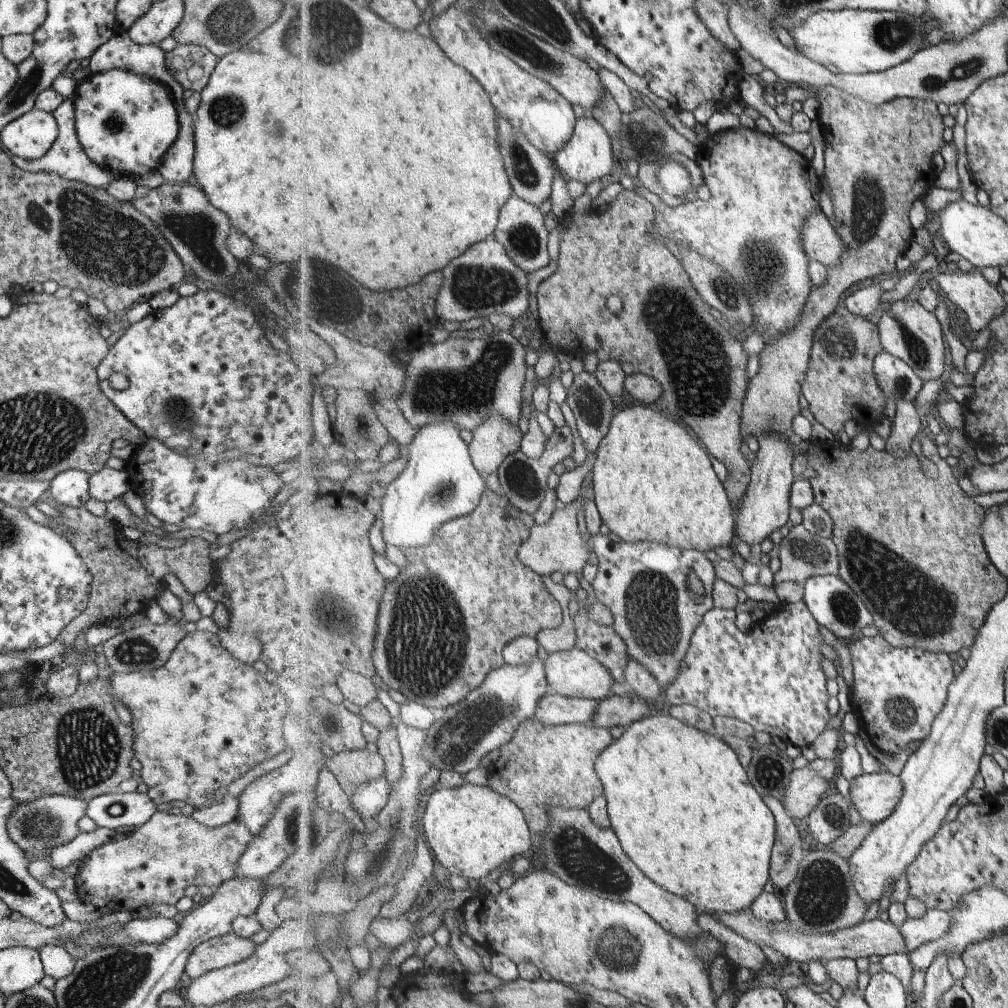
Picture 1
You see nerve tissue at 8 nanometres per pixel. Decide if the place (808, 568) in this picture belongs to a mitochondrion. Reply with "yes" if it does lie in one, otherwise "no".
yes

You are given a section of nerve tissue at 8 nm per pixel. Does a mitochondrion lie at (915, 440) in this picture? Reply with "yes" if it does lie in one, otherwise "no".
no

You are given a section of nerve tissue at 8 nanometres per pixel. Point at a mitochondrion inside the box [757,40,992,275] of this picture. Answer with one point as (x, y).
(869, 202)

